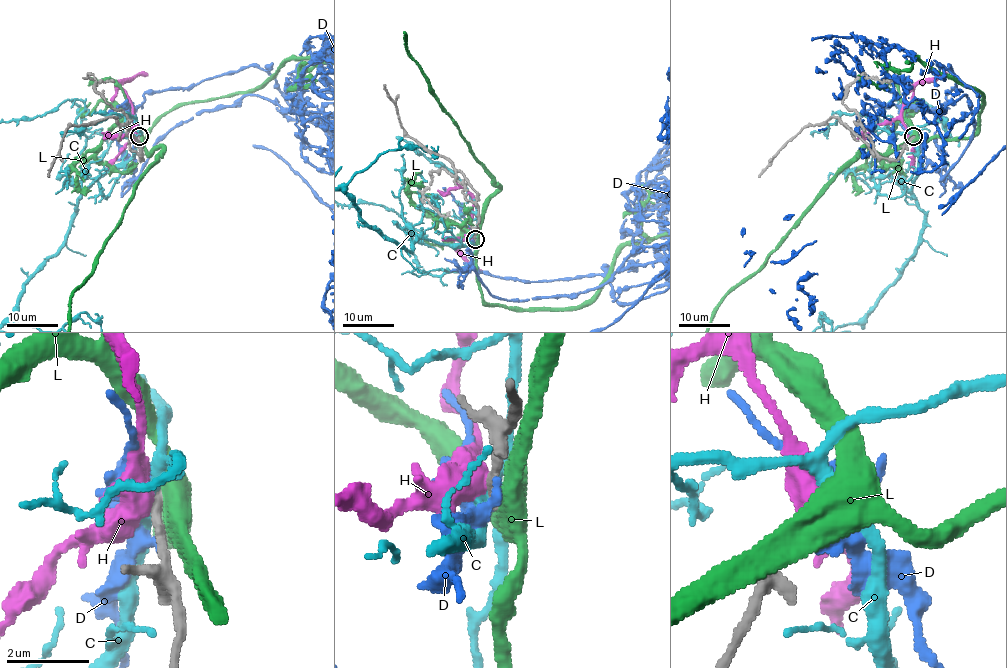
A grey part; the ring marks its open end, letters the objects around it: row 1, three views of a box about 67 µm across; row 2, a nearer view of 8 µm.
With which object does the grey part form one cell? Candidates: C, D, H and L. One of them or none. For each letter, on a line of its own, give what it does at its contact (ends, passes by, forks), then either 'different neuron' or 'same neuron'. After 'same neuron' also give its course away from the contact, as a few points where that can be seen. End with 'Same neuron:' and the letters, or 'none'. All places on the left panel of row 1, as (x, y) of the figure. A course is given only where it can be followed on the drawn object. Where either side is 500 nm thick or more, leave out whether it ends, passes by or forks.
C: it passes by; different neuron
D: it forks; different neuron
H: different neuron
L: different neuron
Same neuron: none

